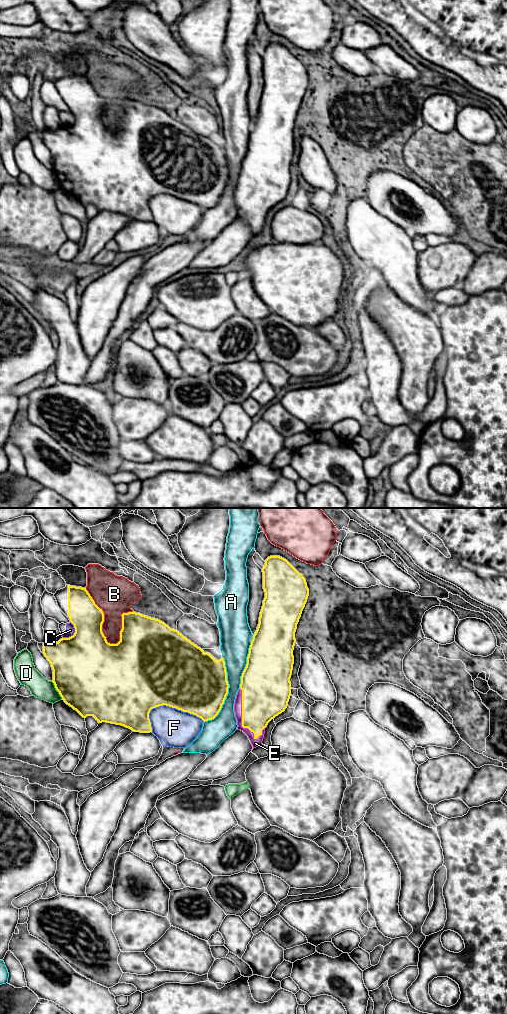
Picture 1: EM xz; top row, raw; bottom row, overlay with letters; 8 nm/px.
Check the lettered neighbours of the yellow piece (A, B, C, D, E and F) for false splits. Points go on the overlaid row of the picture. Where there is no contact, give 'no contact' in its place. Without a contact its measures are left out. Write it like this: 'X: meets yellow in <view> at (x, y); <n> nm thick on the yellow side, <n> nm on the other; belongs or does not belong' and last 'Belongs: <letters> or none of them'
A: meets yellow in xz at (227, 692); 480 nm thick on the yellow side, 190 nm on the other; does not belong
B: meets yellow in xz at (103, 619); 300 nm thick on the yellow side, 300 nm on the other; does not belong
C: meets yellow in xz at (74, 633); 480 nm thick on the yellow side, 80 nm on the other; does not belong
D: meets yellow in xz at (56, 689); 500 nm thick on the yellow side, 160 nm on the other; does not belong
E: meets yellow in xz at (242, 716); 380 nm thick on the yellow side, 70 nm on the other; belongs
F: meets yellow in xz at (176, 708); 500 nm thick on the yellow side, 300 nm on the other; does not belong
Belongs: E

